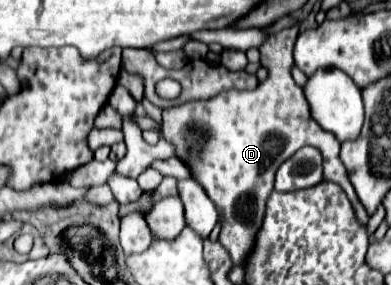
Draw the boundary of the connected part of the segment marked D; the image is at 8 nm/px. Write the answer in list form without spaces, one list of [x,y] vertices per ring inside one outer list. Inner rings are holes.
[[[299,26],[285,28],[259,48],[261,64],[265,64],[269,76],[255,90],[227,90],[209,100],[185,102],[163,110],[161,134],[175,144],[177,156],[191,166],[193,178],[217,204],[221,222],[219,242],[229,250],[237,266],[243,266],[255,248],[255,234],[263,224],[277,168],[303,146],[317,146],[321,150],[323,180],[335,182],[345,190],[360,224],[366,225],[369,221],[349,182],[347,168],[339,158],[339,140],[313,120],[303,88],[299,88],[291,76],[297,34]]]

